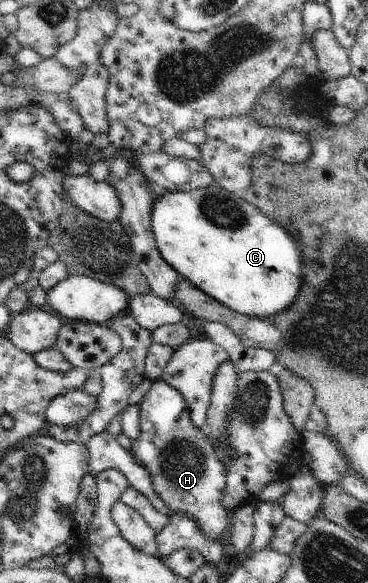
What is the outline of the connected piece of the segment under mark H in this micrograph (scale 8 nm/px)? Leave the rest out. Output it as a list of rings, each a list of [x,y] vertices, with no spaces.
[[[159,379],[151,384],[139,405],[140,432],[130,450],[139,465],[149,472],[155,493],[174,514],[186,513],[209,540],[224,539],[231,521],[223,505],[227,474],[222,454],[212,447],[207,432],[195,427],[185,398],[163,380]]]

